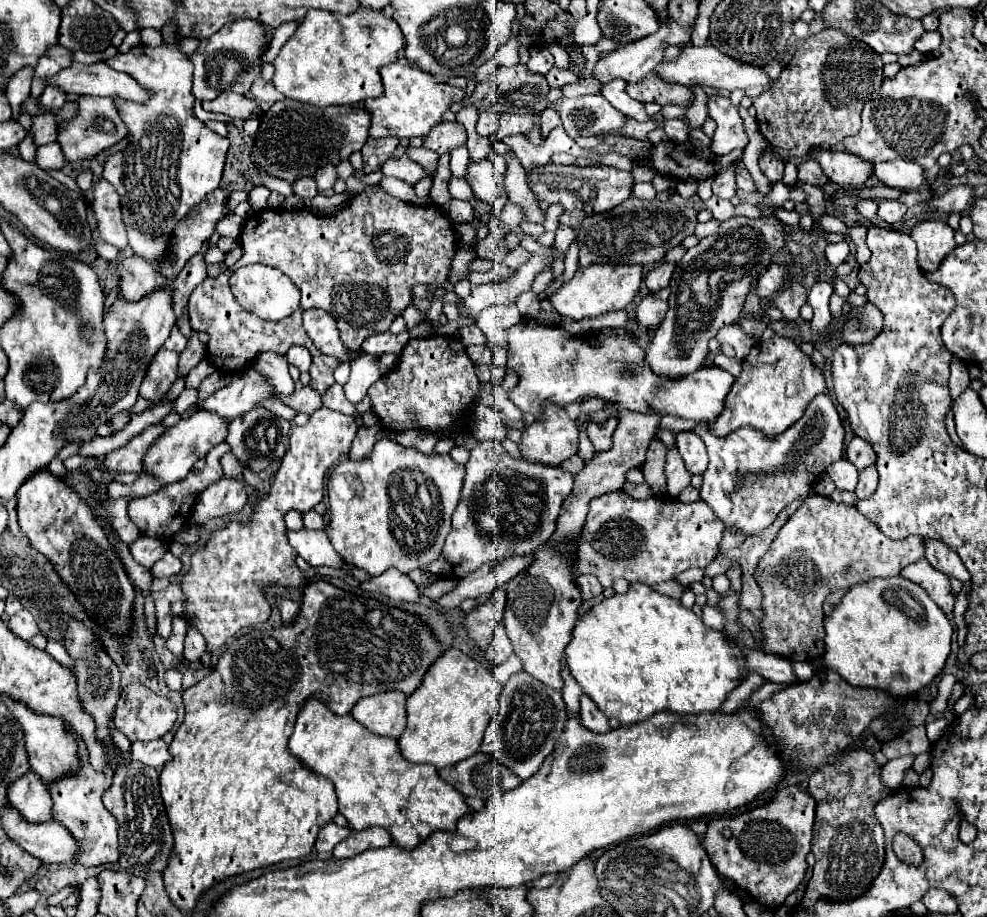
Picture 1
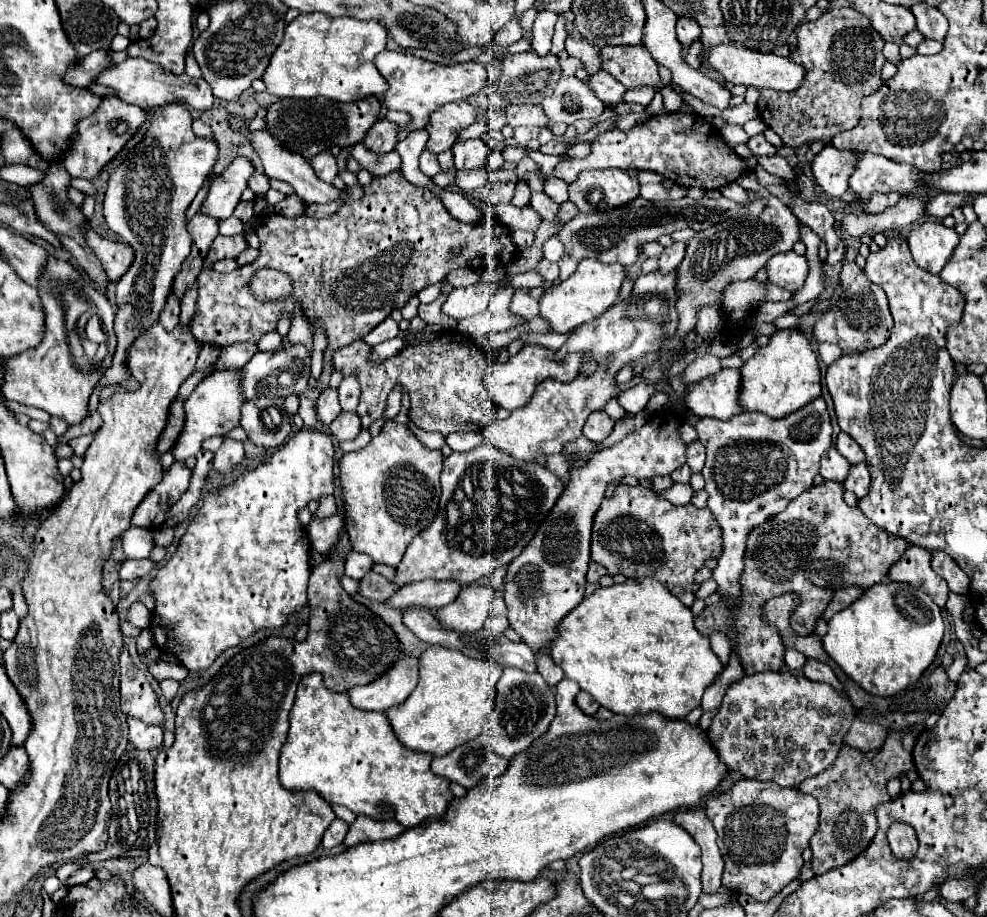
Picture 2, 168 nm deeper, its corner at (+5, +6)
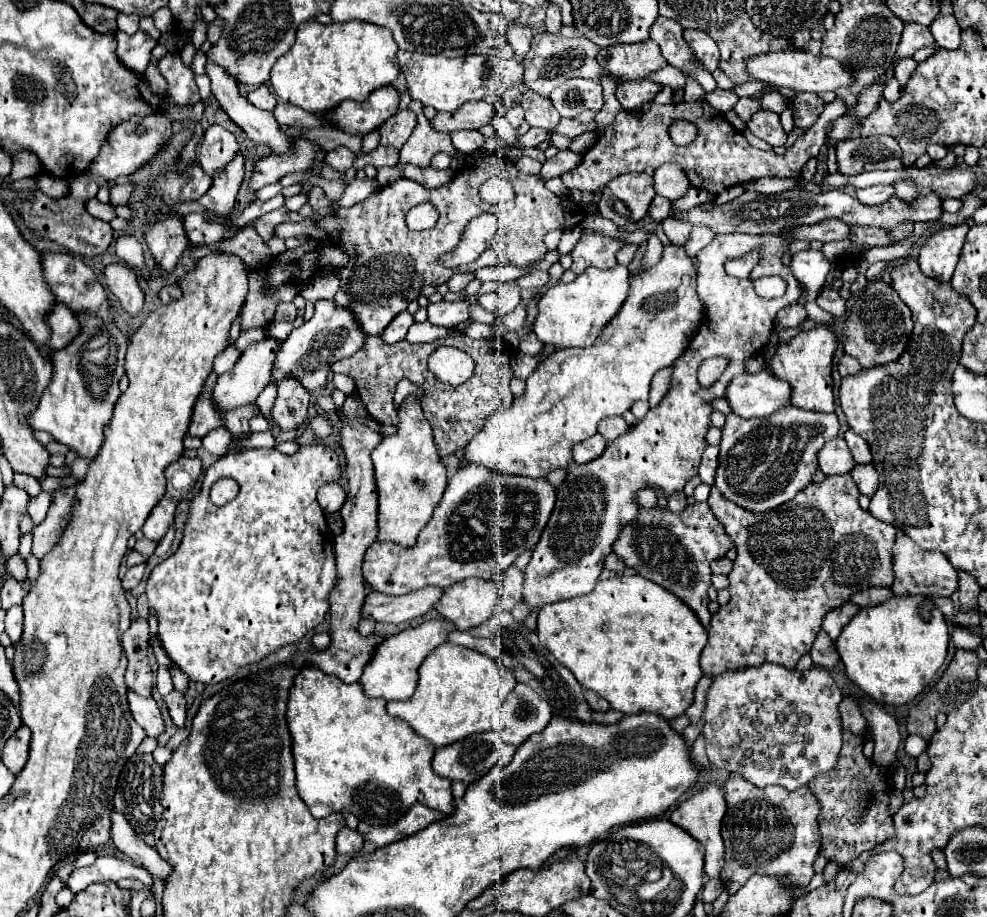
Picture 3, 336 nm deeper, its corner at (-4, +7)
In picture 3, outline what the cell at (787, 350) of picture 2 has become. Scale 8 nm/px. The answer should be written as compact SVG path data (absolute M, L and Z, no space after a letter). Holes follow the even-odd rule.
M816 326L814 330L800 332L790 342L780 344L770 366L776 378L782 378L792 384L792 404L804 410L816 412L834 412L834 394L832 394L832 358L838 346L836 334L828 326Z

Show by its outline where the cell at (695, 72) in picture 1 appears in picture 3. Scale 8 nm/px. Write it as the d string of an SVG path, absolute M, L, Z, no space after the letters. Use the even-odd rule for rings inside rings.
M804 50L770 52L766 56L754 56L748 60L748 70L754 78L758 78L762 82L782 86L782 88L790 88L794 92L822 94L828 90L834 92L838 88L846 88L854 82L854 74L850 70L846 70L838 60L826 58L826 56L814 56L810 52L804 52Z

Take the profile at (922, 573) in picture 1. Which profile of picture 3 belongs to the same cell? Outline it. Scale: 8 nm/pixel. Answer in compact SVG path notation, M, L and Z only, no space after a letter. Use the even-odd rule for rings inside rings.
M898 534L894 542L894 574L896 580L892 584L892 592L898 596L910 596L910 594L922 594L922 596L952 596L958 588L958 572L954 572L954 566L942 556L942 552L926 552L918 548L906 534Z

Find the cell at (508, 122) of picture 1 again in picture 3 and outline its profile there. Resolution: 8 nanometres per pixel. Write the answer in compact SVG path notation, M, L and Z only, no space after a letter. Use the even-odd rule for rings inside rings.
M532 90L522 94L522 102L520 106L526 112L526 122L530 126L538 126L544 130L552 130L558 122L560 122L560 114L556 112L556 108L552 106L550 98L544 98Z

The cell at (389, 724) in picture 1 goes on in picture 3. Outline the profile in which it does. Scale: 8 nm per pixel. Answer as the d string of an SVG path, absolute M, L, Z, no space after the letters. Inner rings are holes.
M424 620L416 628L402 630L398 634L386 636L378 648L374 650L374 656L364 668L364 674L360 678L360 684L364 686L366 696L370 698L384 698L384 700L408 700L408 696L414 694L418 684L418 668L424 662L424 658L442 642L446 642L446 636L456 630L456 626L450 620Z

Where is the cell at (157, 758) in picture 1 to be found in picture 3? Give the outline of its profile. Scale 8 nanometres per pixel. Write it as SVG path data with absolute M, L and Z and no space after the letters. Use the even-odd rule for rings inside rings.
M128 690L128 706L134 720L146 730L148 736L156 738L164 730L162 714L152 696L138 696L136 692Z

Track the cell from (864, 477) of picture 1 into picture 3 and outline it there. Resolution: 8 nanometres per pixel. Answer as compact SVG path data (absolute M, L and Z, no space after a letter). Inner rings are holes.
M862 464L862 466L854 466L850 476L854 478L858 490L866 496L872 496L878 488L878 472L872 464Z

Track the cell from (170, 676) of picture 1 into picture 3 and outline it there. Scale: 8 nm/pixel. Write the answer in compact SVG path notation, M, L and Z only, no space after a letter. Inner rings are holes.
M172 690L168 696L164 696L164 700L166 700L170 718L176 724L176 728L184 728L184 722L186 722L186 700L184 700L184 694L178 692L178 690Z

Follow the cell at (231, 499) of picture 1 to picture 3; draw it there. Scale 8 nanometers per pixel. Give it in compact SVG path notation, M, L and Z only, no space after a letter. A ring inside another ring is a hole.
M252 402L252 404L246 404L246 406L238 406L238 408L230 408L226 412L226 428L238 436L242 432L250 432L248 428L248 420L252 416L256 416L260 410L258 410L258 404Z

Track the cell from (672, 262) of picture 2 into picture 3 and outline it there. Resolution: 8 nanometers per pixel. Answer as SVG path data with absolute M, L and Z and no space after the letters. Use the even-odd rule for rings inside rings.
M696 224L696 226L692 228L692 234L690 234L688 242L684 244L686 254L688 254L690 258L694 258L704 246L708 246L708 244L714 240L714 236L716 236L716 234L714 234L712 228L702 226L702 224Z

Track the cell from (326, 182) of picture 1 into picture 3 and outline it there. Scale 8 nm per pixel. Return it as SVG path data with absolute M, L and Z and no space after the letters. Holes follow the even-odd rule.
M340 146L340 148L334 148L326 154L326 164L330 164L334 170L348 170L354 162L356 154L350 152L346 146Z

